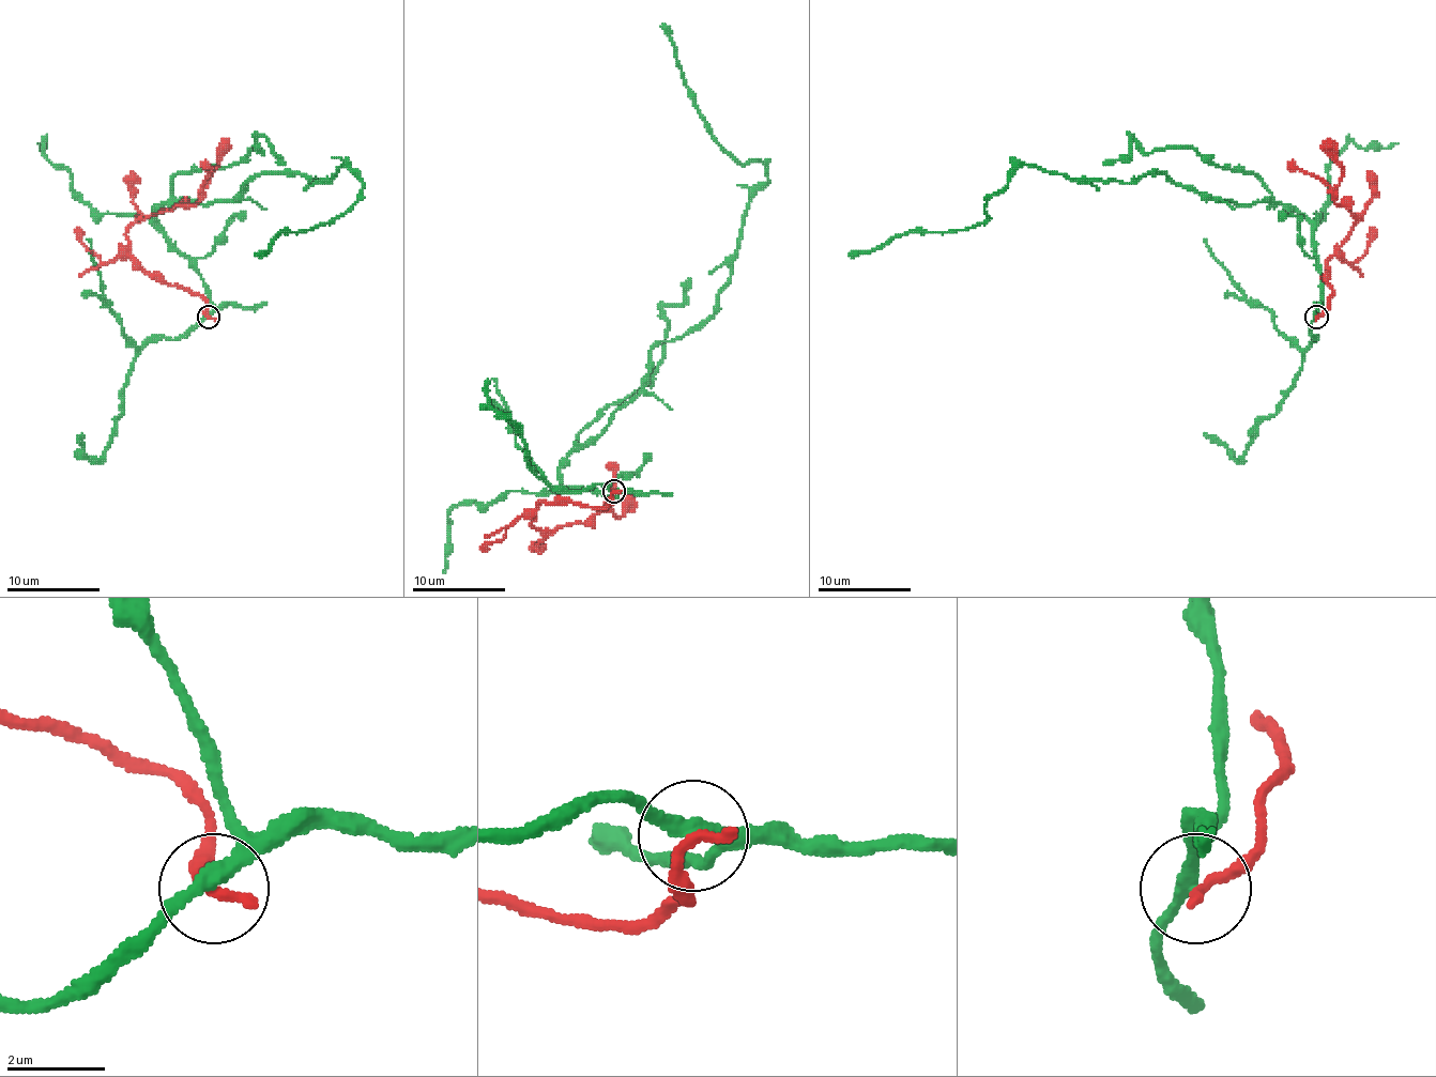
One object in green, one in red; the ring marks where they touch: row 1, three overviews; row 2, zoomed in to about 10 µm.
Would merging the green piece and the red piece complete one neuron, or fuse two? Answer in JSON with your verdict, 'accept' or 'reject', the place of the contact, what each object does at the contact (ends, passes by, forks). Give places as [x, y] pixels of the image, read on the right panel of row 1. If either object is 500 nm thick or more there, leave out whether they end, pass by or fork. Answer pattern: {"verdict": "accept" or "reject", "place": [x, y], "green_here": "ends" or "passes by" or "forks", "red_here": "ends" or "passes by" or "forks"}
{"verdict": "reject", "place": [1316, 317], "green_here": "passes by", "red_here": "ends"}

